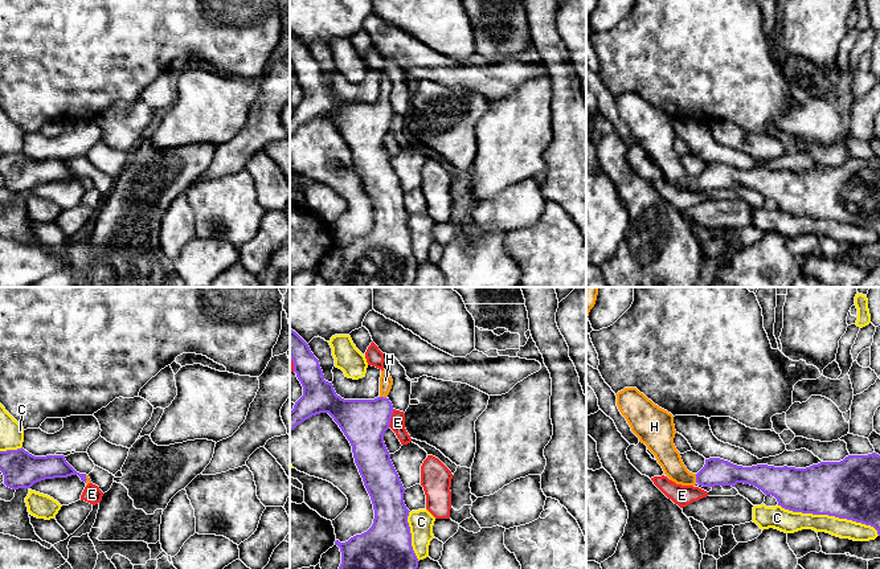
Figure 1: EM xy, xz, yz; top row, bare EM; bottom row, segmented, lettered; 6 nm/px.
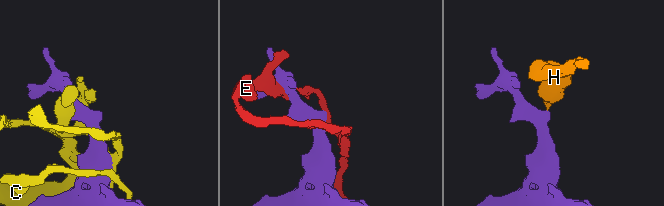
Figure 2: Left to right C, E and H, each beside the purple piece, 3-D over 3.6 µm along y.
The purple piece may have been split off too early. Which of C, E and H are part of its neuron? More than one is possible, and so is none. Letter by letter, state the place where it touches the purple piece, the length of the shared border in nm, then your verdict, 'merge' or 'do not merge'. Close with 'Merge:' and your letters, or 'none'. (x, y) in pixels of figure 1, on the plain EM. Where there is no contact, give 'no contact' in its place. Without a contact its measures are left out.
C: meets purple in yz at (830, 218); contact 650 nm long; do not merge
E: meets purple in xz at (391, 121); contact 120 nm long; do not merge
H: meets purple in yz at (696, 181); contact 60 nm long; merge
Merge: H

